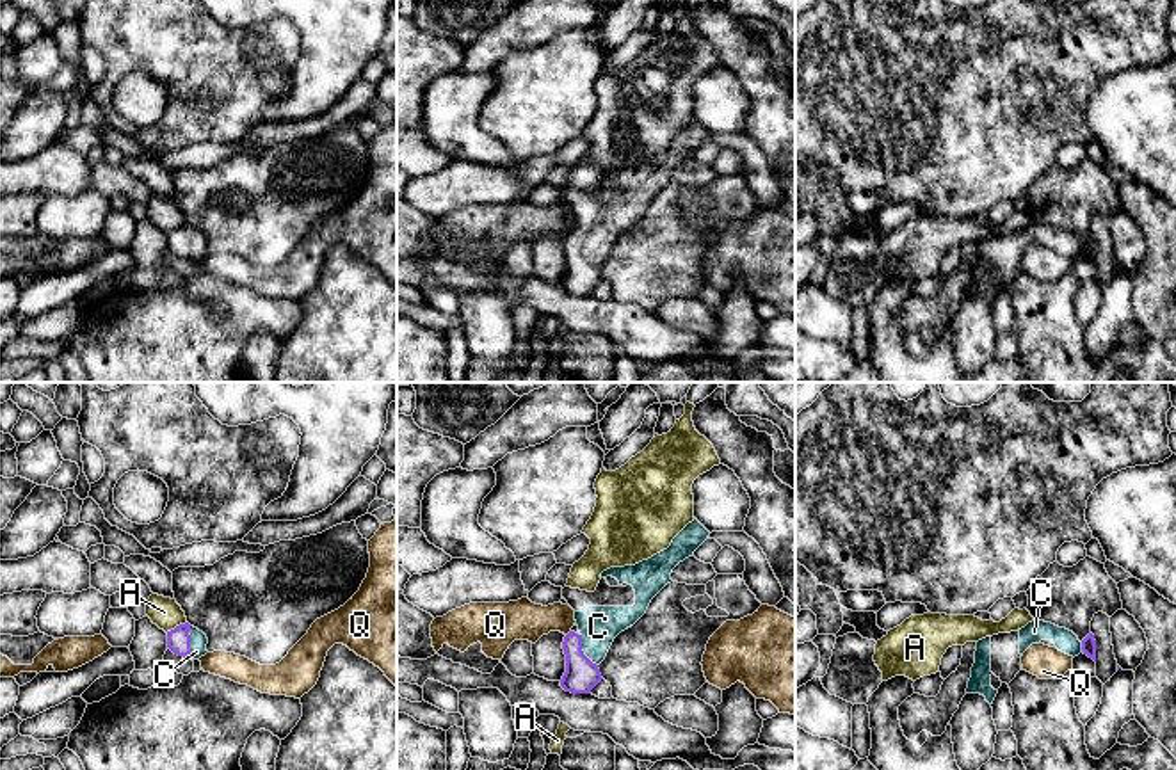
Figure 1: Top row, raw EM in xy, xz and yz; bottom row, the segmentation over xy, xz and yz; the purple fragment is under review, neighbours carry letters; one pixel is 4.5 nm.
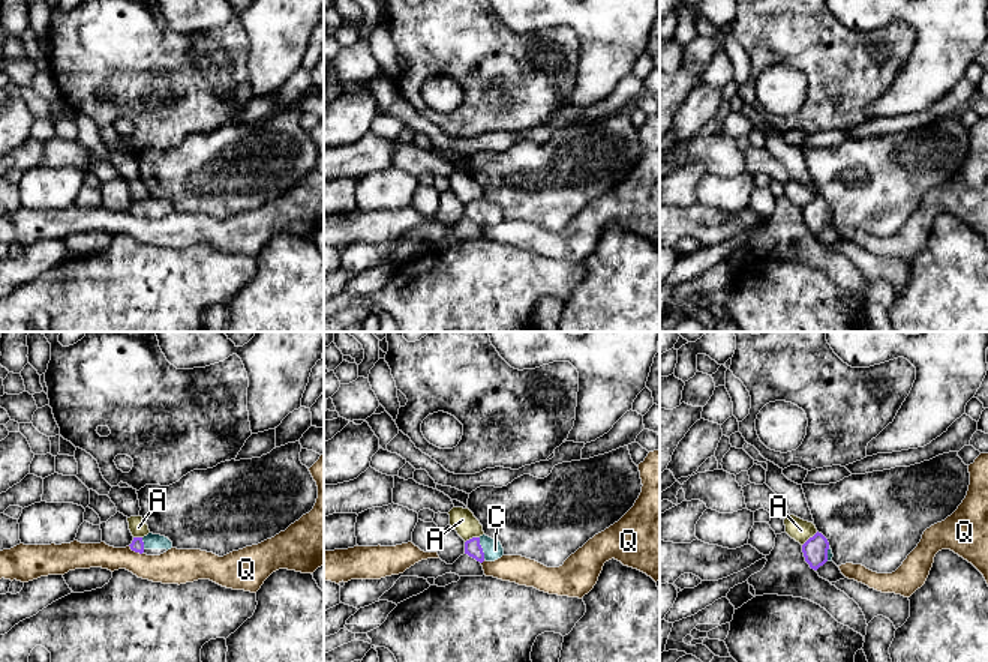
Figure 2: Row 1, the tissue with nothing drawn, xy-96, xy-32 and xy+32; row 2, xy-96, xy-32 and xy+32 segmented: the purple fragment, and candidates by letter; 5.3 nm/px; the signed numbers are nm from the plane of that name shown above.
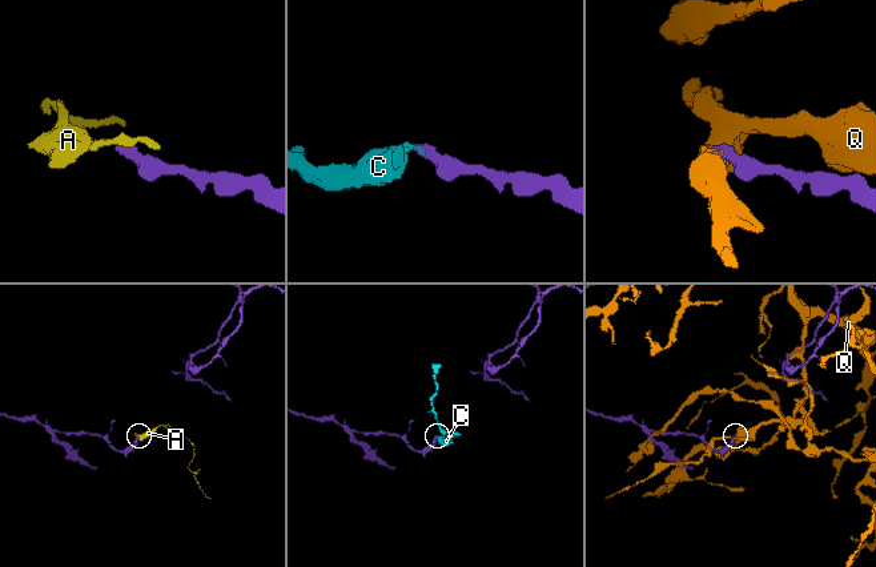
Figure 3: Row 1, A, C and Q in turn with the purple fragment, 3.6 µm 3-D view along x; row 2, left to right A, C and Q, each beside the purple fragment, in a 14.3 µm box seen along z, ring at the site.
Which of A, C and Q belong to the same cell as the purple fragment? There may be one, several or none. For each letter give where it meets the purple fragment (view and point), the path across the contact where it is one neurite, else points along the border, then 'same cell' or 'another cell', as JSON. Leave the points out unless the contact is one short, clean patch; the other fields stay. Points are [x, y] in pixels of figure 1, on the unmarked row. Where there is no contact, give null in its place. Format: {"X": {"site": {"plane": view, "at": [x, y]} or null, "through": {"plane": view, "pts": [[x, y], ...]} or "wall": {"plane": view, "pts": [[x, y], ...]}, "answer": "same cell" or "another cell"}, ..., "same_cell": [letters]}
{"A": {"site": {"plane": "xy", "at": [177, 228]}, "wall": {"plane": "xy", "pts": [[185, 223], [166, 233]]}, "answer": "another cell"}, "C": {"site": {"plane": "xz", "at": [580, 251]}, "through": {"plane": "xz", "pts": [[580, 278], [580, 251], [596, 235], [598, 228]]}, "answer": "same cell"}, "Q": {"site": {"plane": "xz", "at": [568, 235]}, "answer": "another cell"}, "same_cell": ["C"]}

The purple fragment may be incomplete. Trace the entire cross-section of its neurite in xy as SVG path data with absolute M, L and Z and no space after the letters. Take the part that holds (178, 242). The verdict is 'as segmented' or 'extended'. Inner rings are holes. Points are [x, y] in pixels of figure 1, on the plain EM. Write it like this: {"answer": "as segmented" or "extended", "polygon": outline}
{"answer": "extended", "polygon": "M189 224L167 233L167 249L183 260L199 261L208 254L206 245L206 237Z"}

